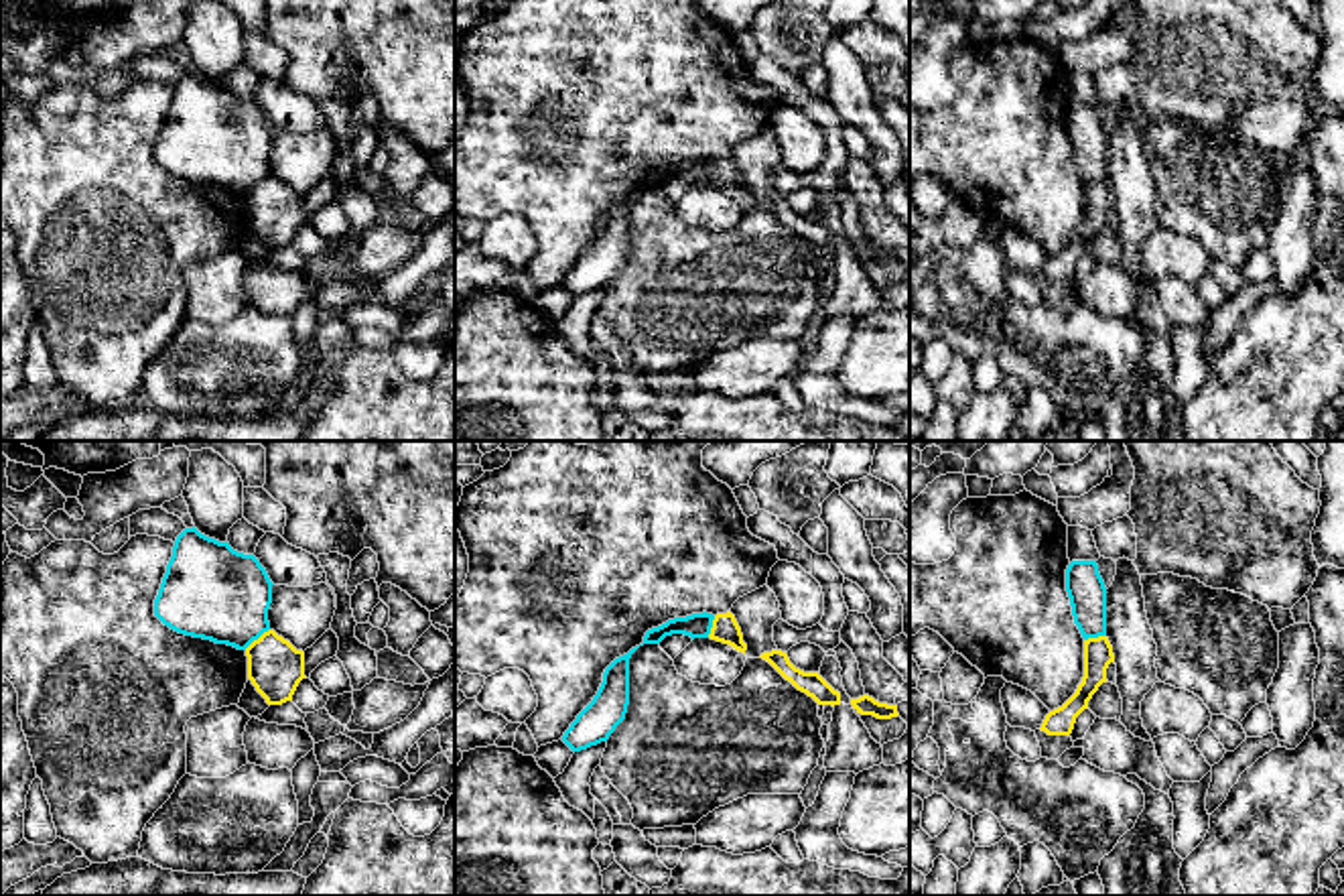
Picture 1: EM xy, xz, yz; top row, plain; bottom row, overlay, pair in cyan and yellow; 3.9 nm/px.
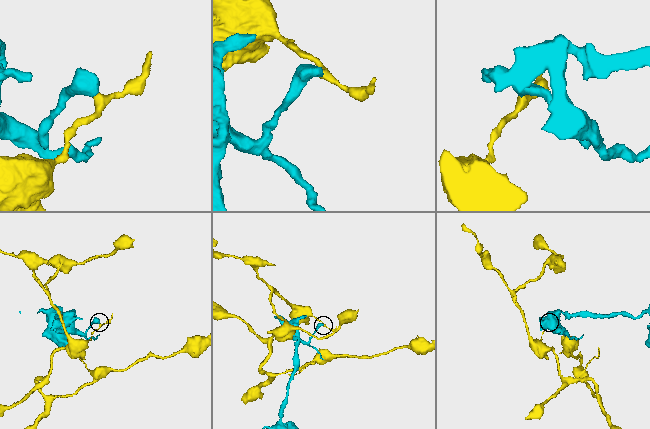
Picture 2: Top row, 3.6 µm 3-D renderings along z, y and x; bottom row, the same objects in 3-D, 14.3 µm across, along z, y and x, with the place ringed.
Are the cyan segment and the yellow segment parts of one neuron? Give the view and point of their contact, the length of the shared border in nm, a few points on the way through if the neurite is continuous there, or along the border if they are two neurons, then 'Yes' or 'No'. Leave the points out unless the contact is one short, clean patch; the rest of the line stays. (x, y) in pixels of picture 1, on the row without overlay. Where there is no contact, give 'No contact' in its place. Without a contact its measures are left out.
Touches cyan at xy (256, 183). Shared border 130 nm. Boundary: xy (269, 173), (244, 194). No

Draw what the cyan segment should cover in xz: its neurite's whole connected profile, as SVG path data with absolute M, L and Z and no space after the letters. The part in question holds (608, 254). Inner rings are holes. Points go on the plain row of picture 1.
M631 193L605 213L597 240L564 276L562 286L573 297L607 286L625 264L629 250L629 203L637 193Z

